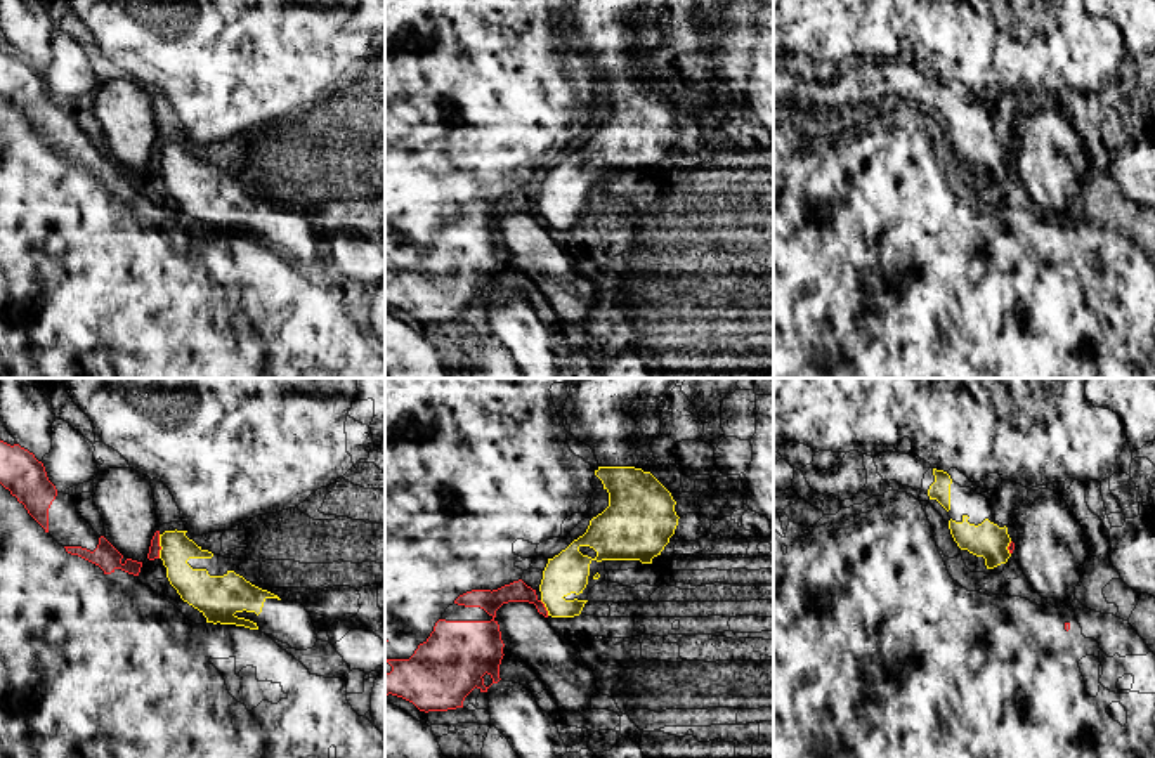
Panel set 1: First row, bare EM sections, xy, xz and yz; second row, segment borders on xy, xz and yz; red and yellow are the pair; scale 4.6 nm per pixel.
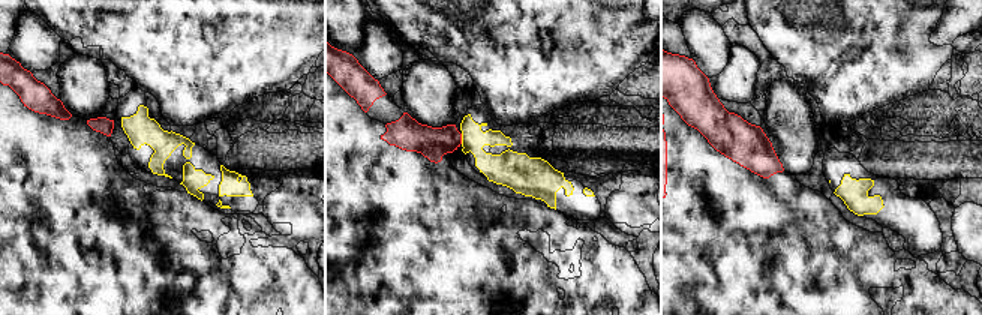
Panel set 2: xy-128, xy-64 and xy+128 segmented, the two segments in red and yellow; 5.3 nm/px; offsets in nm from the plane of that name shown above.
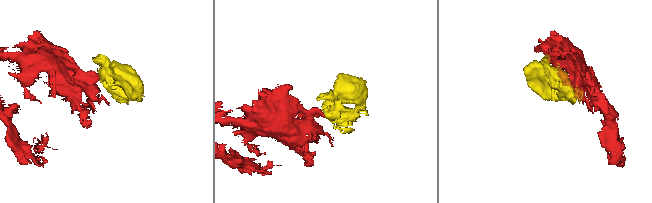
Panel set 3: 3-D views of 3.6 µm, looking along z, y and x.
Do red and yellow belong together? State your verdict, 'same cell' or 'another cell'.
another cell

